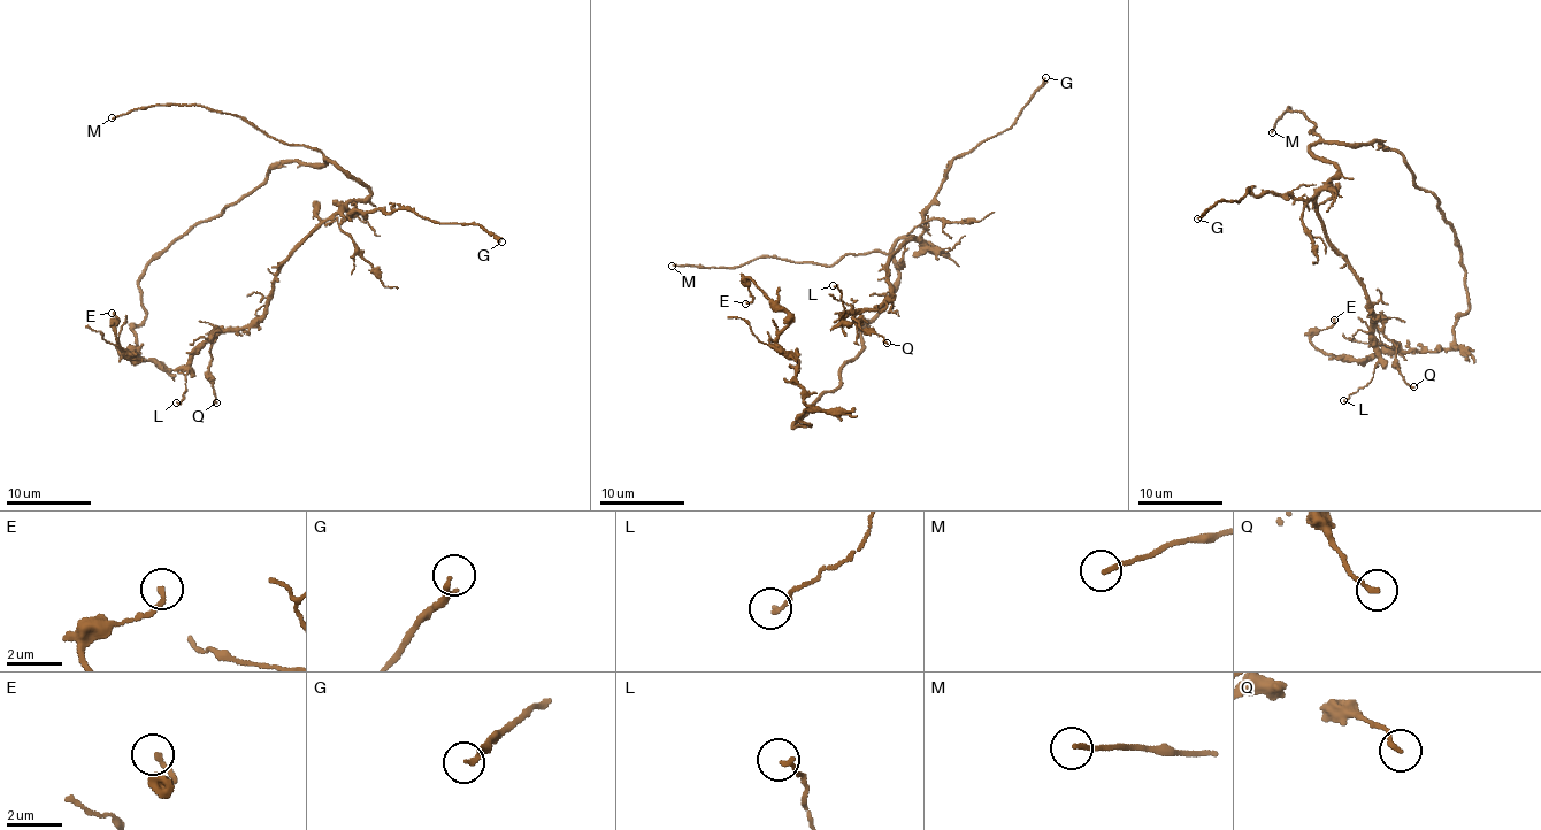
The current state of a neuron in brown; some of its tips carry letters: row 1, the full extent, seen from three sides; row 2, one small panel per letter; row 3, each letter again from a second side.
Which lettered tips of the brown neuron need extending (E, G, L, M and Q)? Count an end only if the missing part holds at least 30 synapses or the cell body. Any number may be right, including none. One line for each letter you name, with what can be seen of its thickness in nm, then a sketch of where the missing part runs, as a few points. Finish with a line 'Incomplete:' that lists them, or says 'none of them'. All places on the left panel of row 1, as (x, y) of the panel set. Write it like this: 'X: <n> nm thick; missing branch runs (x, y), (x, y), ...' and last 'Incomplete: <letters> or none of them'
M: 160 nm thick; missing branch runs (112, 117), (73, 133), (61, 143)
Incomplete: M

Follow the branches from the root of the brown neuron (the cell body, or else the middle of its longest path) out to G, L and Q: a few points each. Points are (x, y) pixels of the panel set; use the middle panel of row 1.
G: (866, 325), (897, 279), (894, 244), (915, 239), (945, 252), (921, 236), (948, 167), (1002, 133), (1045, 77)
L: (866, 325), (897, 279), (894, 244), (945, 252), (907, 238), (888, 263), (890, 298), (842, 321), (833, 285)
Q: (866, 325), (897, 279), (894, 244), (945, 252), (907, 238), (890, 258), (894, 293), (859, 322), (887, 343)

